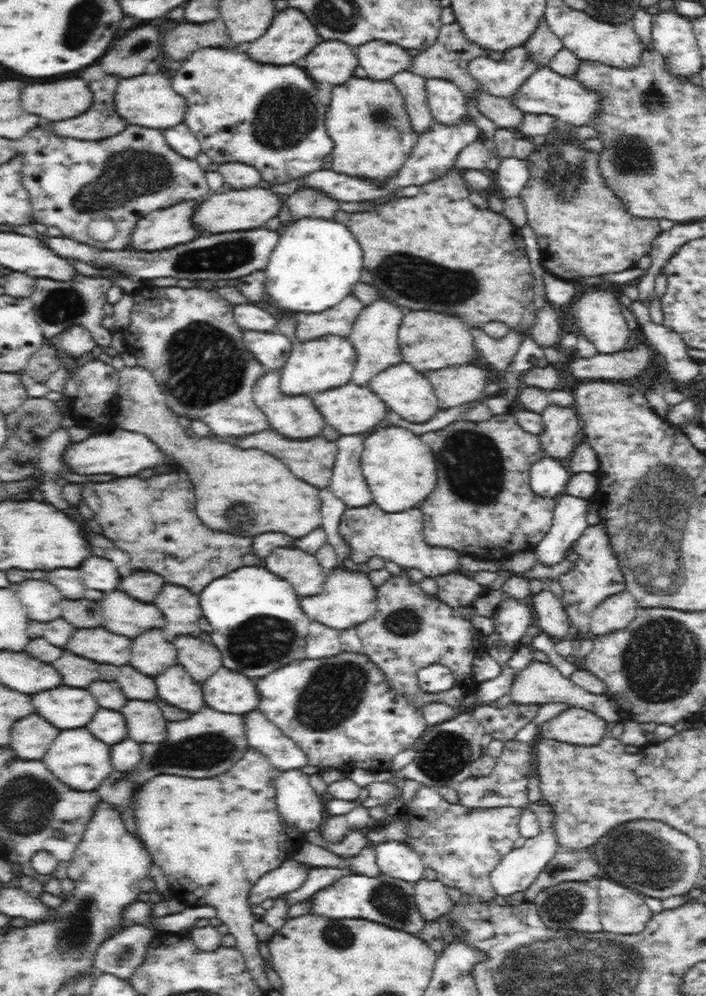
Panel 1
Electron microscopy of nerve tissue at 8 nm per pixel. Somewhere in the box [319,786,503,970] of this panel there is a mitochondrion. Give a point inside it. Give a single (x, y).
(393, 902)

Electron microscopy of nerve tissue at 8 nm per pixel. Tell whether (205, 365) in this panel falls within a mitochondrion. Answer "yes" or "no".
yes

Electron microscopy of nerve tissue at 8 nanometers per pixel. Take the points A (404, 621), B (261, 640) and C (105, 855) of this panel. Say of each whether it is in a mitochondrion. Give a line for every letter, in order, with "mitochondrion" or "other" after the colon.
A: mitochondrion
B: mitochondrion
C: other

